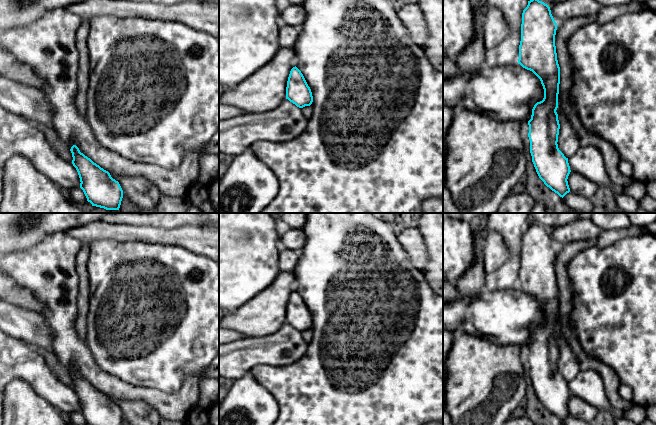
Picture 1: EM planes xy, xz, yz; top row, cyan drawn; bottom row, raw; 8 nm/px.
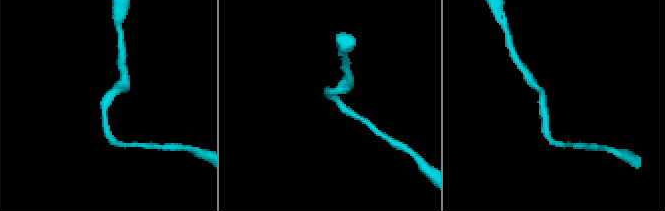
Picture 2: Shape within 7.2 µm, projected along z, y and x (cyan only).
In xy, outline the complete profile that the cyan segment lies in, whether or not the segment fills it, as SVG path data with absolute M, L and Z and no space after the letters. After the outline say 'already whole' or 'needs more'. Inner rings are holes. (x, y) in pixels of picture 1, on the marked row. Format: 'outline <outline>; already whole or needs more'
outline M73 145L70 151L73 157L72 164L80 178L80 188L87 201L92 206L106 210L119 210L123 198L119 182L113 179L108 171L81 153L76 145Z; already whole

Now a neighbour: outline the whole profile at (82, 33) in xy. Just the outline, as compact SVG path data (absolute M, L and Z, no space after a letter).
M82 21L76 32L76 47L79 52L79 70L77 75L78 89L75 98L78 113L86 117L87 92L89 87L90 60L87 39L90 32L90 22Z

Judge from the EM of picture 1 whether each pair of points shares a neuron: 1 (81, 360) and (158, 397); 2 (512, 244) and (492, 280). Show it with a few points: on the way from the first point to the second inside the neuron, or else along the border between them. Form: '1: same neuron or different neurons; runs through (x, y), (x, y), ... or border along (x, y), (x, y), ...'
1: same neuron; runs through (100, 379), (119, 389), (139, 393)
2: same neuron; runs through (513, 254), (513, 262), (502, 273)

